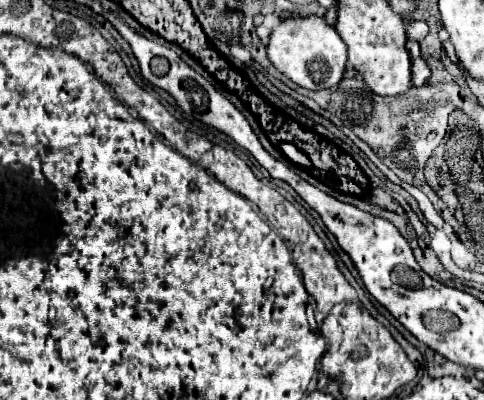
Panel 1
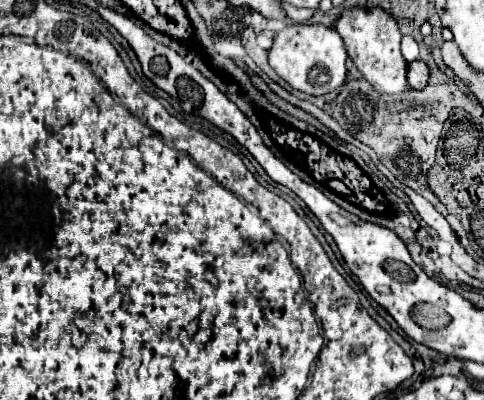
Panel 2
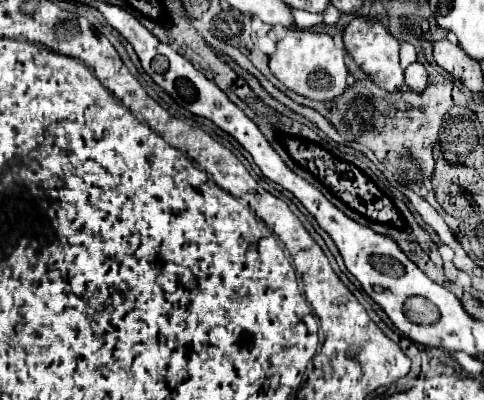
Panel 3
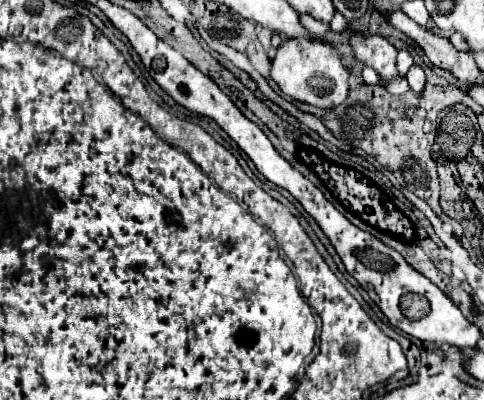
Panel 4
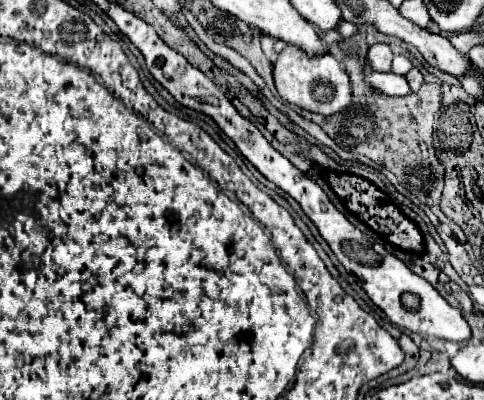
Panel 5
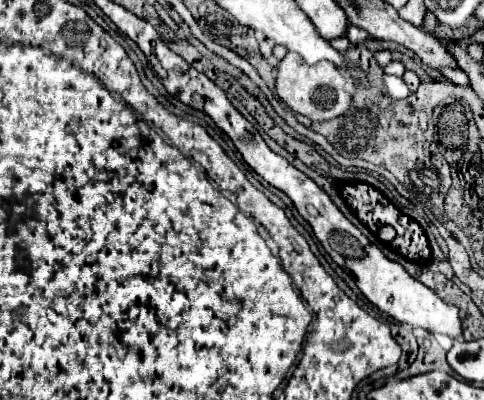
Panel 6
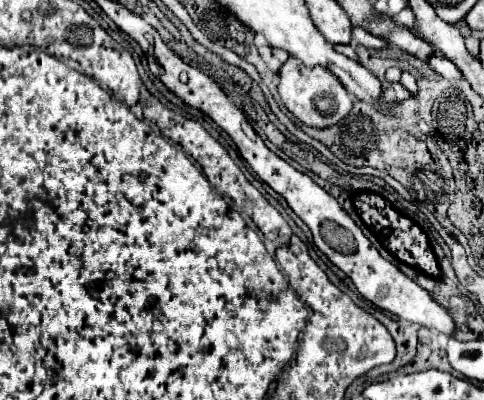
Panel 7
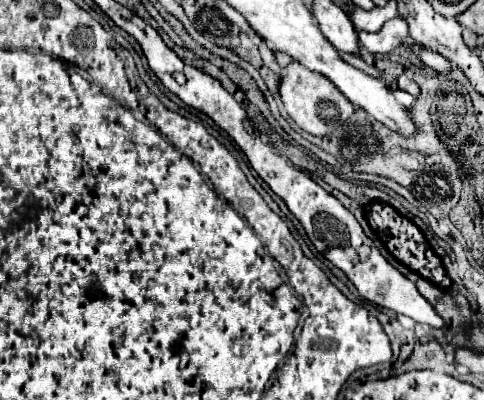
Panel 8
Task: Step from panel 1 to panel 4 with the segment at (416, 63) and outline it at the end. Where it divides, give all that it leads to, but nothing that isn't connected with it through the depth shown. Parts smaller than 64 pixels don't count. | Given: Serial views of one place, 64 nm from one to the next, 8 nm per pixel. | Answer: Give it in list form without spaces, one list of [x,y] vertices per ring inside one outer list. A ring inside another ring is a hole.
[[[414,64],[414,66],[408,70],[406,80],[408,80],[408,84],[410,84],[410,88],[412,88],[414,92],[422,92],[422,90],[424,90],[426,76],[424,76],[424,70],[422,70],[418,64]]]

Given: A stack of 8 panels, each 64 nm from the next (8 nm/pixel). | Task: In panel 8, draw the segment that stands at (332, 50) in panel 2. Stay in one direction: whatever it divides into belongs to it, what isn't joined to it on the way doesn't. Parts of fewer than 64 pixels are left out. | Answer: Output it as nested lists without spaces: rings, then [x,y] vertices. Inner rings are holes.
[[[290,62],[280,72],[280,96],[290,118],[306,132],[316,136],[326,136],[338,126],[342,126],[354,112],[354,106],[344,94],[322,74],[304,68],[300,62]]]

